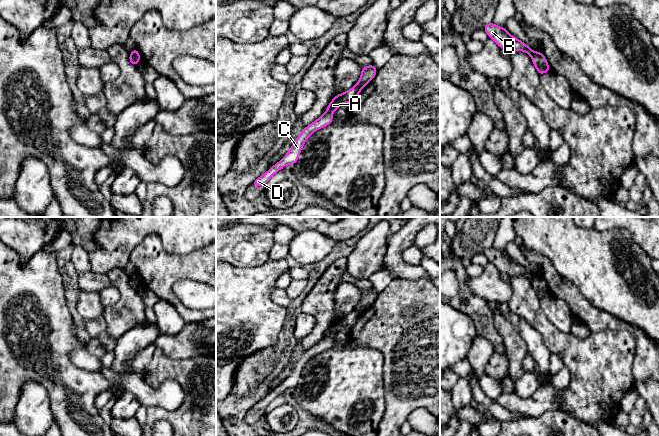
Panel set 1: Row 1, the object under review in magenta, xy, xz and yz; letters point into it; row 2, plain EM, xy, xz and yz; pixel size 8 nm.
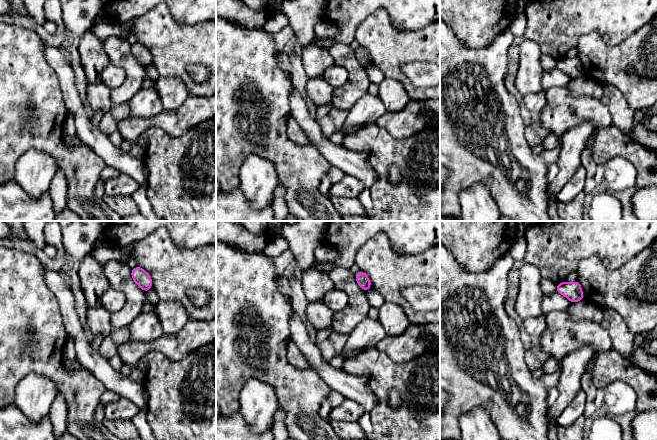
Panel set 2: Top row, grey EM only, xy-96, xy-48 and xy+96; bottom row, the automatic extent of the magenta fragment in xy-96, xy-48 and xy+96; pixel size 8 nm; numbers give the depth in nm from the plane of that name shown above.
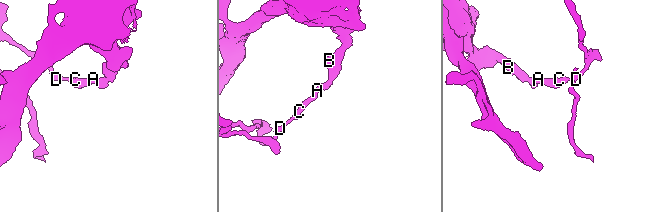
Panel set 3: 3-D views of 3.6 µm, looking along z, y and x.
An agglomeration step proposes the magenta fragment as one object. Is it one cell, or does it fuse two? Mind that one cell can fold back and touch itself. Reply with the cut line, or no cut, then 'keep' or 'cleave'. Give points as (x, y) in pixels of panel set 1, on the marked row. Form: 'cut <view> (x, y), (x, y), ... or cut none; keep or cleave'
cut xy (130, 52), (139, 60); cleave

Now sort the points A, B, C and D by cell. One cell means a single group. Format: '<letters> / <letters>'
A C D / B

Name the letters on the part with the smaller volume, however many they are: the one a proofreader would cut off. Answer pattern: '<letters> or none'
A, C, D

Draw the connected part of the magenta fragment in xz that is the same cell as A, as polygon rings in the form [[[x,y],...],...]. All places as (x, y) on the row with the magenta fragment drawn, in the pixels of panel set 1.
[[[355,85],[348,91],[341,94],[337,94],[328,104],[327,110],[323,113],[323,115],[302,130],[302,132],[296,138],[295,142],[293,143],[289,151],[286,153],[286,155],[281,158],[278,163],[276,163],[268,171],[266,171],[263,175],[258,177],[252,183],[252,185],[255,187],[264,187],[270,180],[270,178],[278,171],[280,171],[283,167],[285,167],[286,165],[293,166],[298,161],[301,149],[305,144],[306,140],[315,131],[331,124],[333,121],[333,112],[346,102],[351,104],[357,98],[359,93],[361,92],[361,89],[362,88]]]

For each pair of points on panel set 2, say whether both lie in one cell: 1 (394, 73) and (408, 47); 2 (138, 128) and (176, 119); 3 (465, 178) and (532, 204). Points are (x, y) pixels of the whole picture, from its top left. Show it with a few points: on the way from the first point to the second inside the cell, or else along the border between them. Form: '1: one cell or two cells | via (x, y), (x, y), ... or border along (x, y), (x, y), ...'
1: one cell | via (394, 67), (394, 61), (402, 53)
2: one cell | via (147, 122), (167, 120)
3: one cell | via (482, 177), (501, 178), (515, 192)

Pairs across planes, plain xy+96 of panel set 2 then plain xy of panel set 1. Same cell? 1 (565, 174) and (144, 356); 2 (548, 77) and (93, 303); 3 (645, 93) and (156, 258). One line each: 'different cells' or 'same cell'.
1: different cells
2: different cells
3: same cell

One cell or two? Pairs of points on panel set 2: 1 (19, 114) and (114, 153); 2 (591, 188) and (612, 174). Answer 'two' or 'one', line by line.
1: two
2: two

